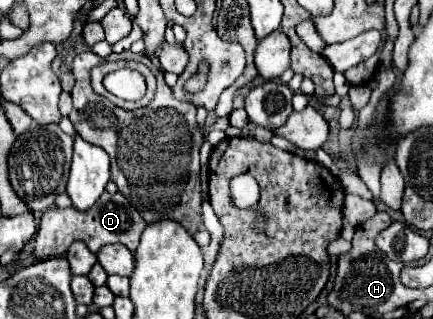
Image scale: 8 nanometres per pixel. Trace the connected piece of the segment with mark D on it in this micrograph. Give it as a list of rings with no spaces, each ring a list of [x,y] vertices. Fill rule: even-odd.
[[[105,191],[103,197],[93,205],[93,209],[87,209],[85,213],[81,213],[79,209],[73,209],[73,207],[47,209],[41,217],[37,237],[33,239],[33,255],[39,259],[65,255],[73,241],[83,241],[93,253],[97,253],[103,245],[109,245],[109,243],[123,243],[127,249],[135,251],[145,225],[147,223],[139,217],[137,209],[133,209],[133,205],[129,203],[127,197],[123,197],[119,191],[117,193]]]

